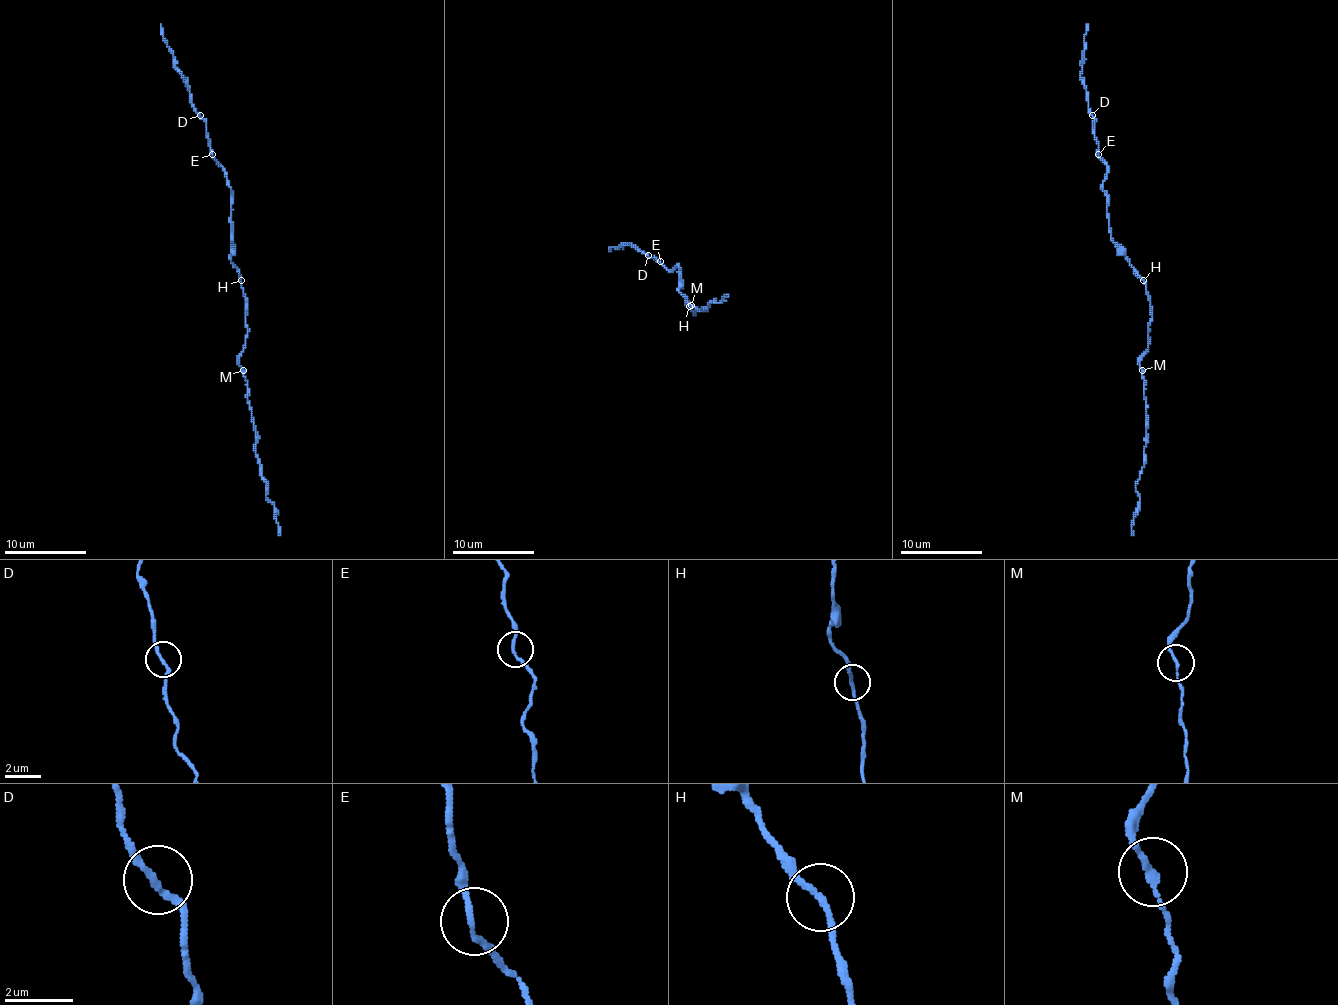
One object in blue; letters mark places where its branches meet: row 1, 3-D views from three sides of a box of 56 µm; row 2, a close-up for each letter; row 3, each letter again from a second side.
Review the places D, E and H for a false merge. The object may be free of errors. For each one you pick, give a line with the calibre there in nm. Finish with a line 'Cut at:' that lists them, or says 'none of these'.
Cut at: none of these

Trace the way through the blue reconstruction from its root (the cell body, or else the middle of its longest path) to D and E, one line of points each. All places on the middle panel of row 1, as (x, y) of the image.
D: (687, 301), (679, 292), (679, 266), (669, 270), (648, 255)
E: (687, 301), (679, 292), (679, 266), (669, 270), (660, 261)

